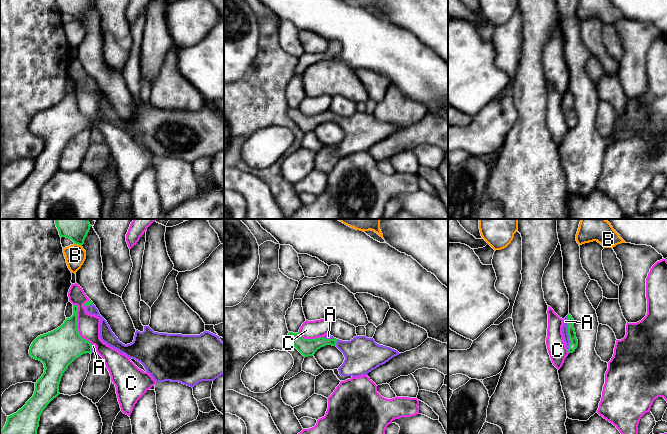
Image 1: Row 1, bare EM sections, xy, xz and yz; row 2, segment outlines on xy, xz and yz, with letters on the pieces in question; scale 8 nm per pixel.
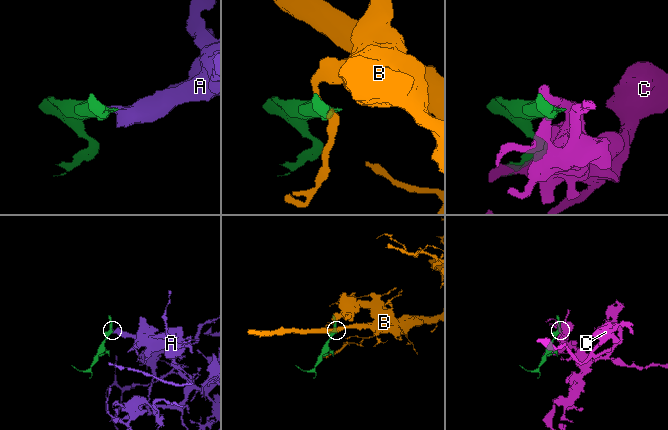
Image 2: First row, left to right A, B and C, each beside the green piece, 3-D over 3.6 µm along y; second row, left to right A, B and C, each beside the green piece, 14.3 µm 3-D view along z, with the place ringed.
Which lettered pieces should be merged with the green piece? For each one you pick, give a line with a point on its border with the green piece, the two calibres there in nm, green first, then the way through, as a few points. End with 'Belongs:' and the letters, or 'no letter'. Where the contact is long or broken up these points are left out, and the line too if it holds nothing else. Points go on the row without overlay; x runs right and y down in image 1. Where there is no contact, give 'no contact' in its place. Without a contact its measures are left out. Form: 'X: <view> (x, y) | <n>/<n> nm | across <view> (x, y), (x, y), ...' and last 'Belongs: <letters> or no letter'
A: yz (568, 108) | 70/50 nm | across yz (573, 121), (568, 108), (568, 100), (565, 97)
Belongs: A

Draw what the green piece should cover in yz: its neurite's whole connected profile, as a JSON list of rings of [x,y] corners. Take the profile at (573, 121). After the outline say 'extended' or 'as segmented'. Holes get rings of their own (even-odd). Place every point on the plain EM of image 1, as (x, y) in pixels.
[[[570,90],[563,95],[562,110],[568,128],[573,129],[578,122],[578,116],[574,105],[574,95]]]; extended

